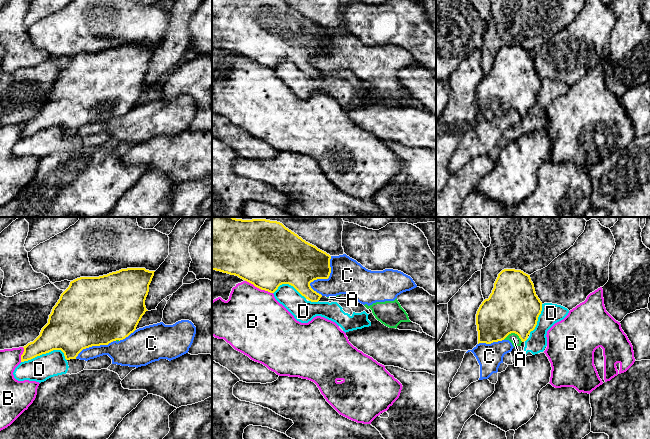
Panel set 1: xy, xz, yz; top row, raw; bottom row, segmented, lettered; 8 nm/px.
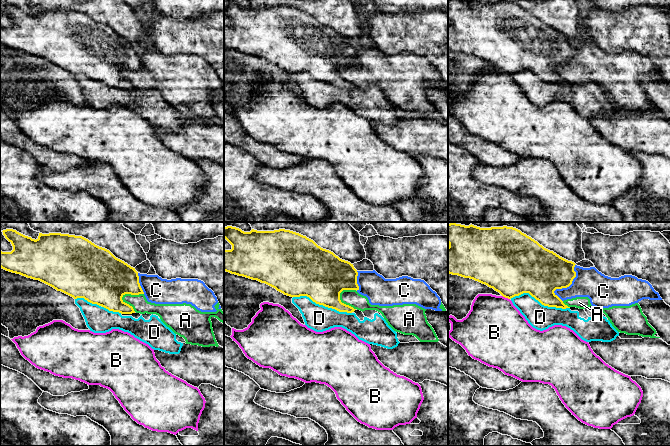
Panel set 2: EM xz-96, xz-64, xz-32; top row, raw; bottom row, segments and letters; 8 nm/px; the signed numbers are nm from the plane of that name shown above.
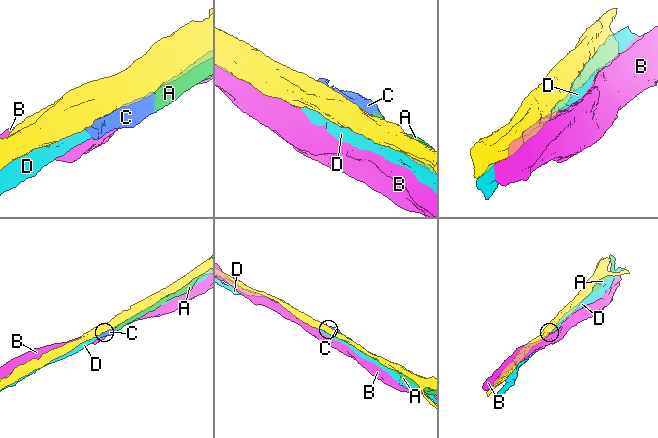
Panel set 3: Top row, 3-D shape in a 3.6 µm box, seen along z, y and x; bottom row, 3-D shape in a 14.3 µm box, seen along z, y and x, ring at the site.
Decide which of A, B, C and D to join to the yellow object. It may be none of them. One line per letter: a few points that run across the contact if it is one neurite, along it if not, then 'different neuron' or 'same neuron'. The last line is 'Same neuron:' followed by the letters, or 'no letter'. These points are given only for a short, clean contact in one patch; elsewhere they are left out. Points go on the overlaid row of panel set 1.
A: different neuron
B: different neuron
C: different neuron
D: different neuron
Same neuron: no letter

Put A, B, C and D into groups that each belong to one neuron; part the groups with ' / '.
A C / B / D

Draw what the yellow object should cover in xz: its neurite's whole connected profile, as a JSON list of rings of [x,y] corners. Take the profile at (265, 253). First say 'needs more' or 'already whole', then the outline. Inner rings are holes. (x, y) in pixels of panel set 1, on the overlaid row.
already whole | [[[212,217],[212,270],[238,276],[261,290],[274,293],[280,285],[289,284],[309,301],[318,302],[322,295],[314,291],[310,283],[317,279],[329,278],[330,259],[329,254],[306,242],[280,222]]]

